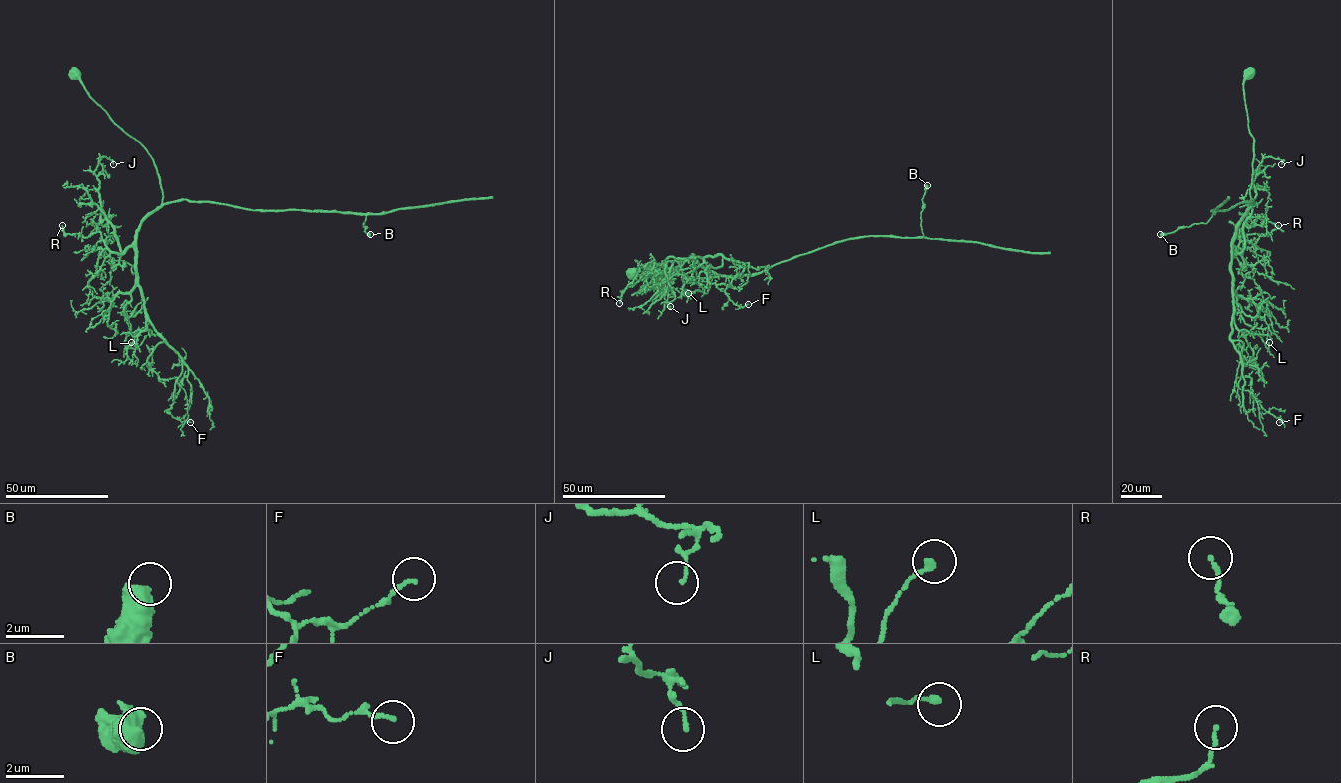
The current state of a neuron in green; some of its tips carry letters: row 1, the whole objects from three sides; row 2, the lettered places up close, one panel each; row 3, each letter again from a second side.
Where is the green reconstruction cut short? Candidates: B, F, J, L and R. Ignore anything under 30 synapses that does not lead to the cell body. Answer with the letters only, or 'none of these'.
none of these

